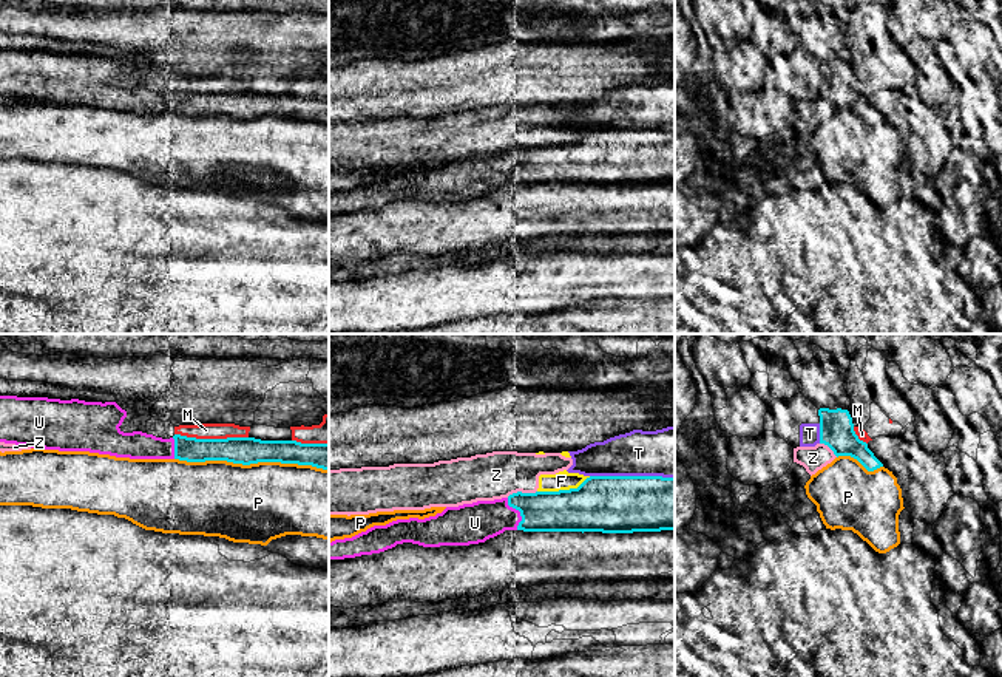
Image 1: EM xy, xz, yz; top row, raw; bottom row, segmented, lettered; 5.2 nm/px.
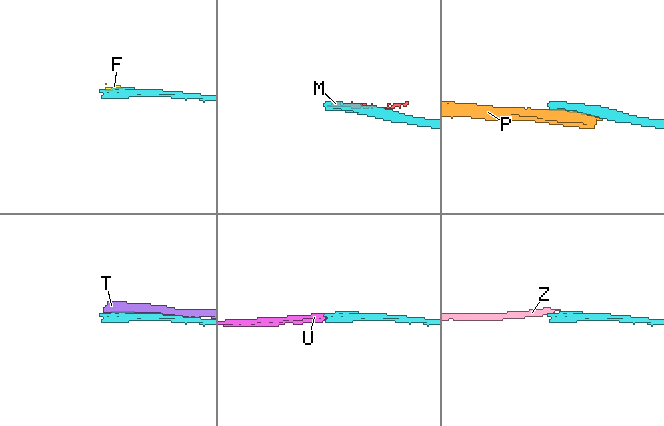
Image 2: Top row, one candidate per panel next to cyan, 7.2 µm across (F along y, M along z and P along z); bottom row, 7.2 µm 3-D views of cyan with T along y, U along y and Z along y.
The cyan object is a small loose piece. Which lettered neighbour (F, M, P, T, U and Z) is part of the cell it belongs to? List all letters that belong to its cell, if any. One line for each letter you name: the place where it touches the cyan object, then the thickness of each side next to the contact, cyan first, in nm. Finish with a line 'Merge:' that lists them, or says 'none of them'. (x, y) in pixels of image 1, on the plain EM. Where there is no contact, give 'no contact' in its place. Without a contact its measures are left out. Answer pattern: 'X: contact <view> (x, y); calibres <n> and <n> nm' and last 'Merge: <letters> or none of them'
U: contact xz (519, 164); calibres 220 and 220 nm
Merge: U

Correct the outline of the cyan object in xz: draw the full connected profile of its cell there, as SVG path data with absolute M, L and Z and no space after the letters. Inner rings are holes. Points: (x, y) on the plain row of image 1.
M590 130L577 142L536 147L517 145L502 153L446 161L435 170L397 173L386 179L374 179L352 192L335 193L329 196L329 213L380 207L403 196L423 201L469 199L485 196L505 184L582 187L675 184L675 131Z

